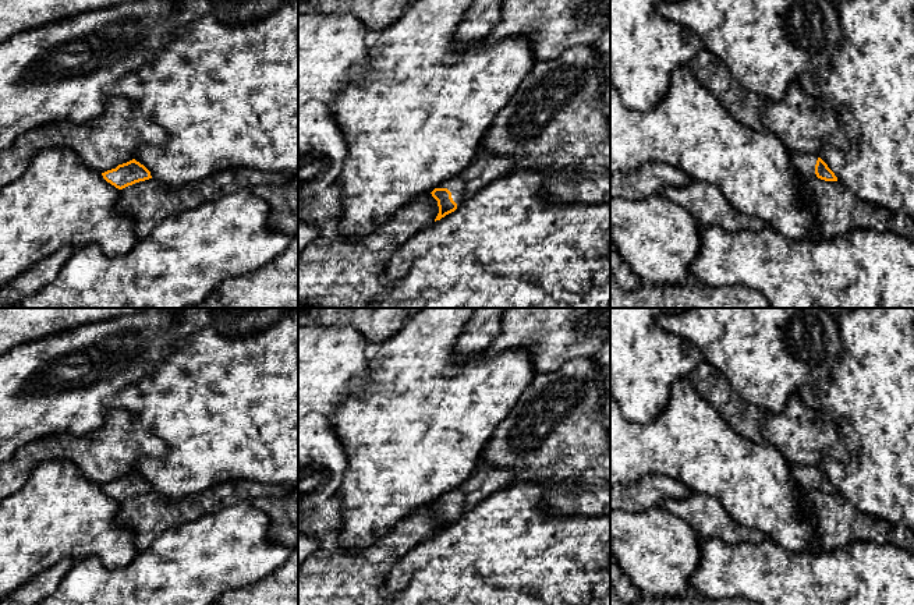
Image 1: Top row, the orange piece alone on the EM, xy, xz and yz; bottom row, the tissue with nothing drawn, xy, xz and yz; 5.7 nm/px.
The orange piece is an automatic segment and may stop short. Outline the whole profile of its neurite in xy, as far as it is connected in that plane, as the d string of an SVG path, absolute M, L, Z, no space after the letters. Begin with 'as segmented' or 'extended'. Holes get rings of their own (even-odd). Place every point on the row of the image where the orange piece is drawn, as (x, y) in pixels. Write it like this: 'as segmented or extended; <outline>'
as segmented; M135 159L102 173L103 178L118 190L152 178L150 171Z

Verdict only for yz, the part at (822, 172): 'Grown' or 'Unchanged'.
Grown

